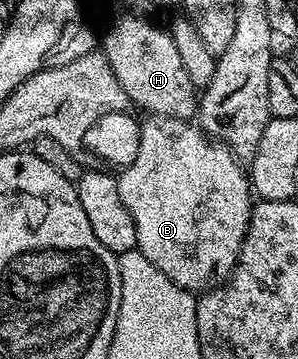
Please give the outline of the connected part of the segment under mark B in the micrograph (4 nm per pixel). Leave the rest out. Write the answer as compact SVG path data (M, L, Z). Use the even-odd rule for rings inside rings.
M152 115L140 124L138 155L117 177L119 195L135 223L137 248L179 287L204 290L218 279L228 277L237 266L237 256L249 226L249 213L255 204L251 182L242 162L231 150L220 141L206 137L196 124Z

